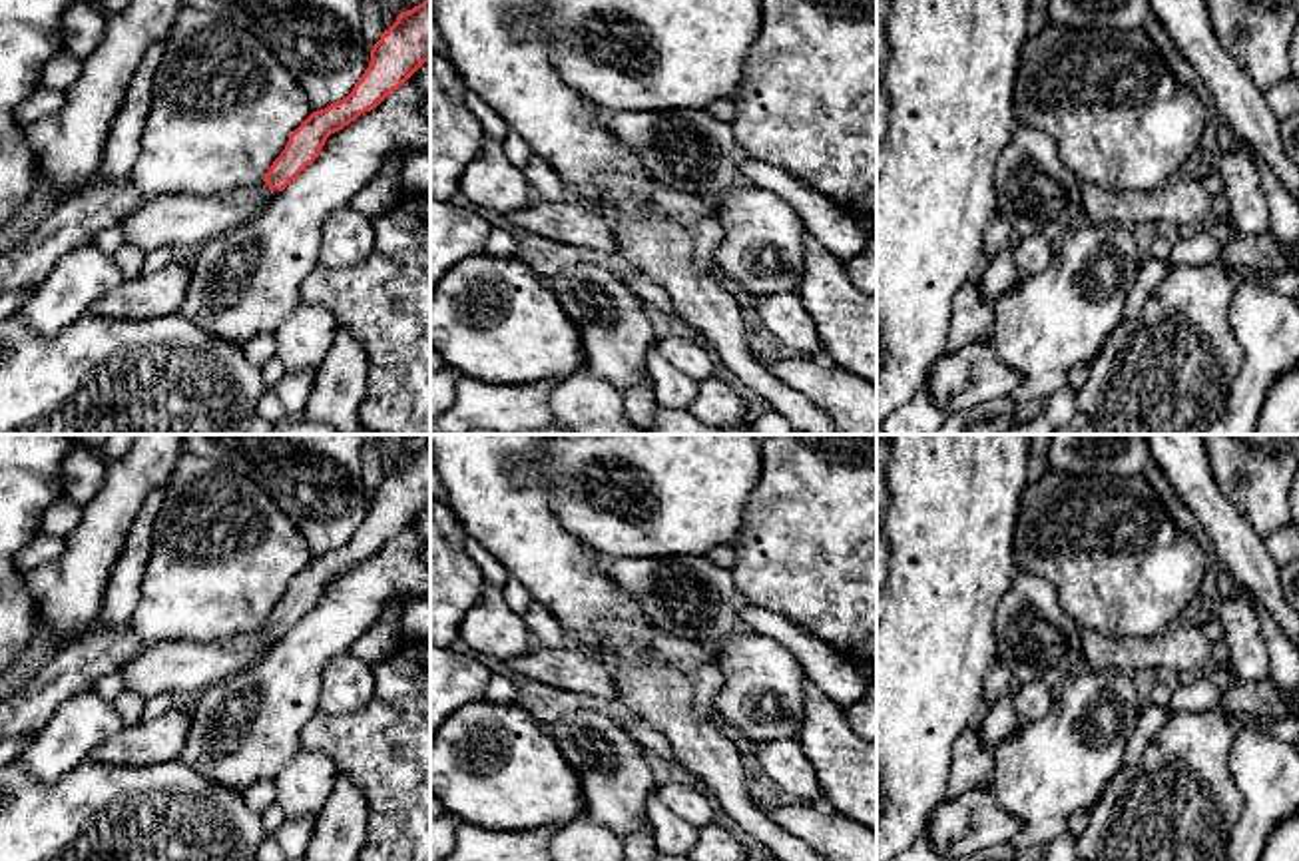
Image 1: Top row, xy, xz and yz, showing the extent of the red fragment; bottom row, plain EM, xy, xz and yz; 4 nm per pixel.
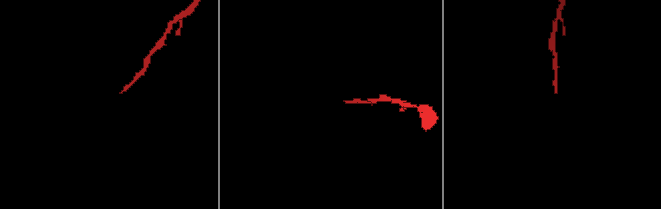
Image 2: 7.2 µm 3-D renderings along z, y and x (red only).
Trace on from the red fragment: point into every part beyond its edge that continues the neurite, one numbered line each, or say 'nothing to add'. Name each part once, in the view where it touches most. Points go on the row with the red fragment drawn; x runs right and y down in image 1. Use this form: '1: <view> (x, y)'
1: xy (184, 222)

